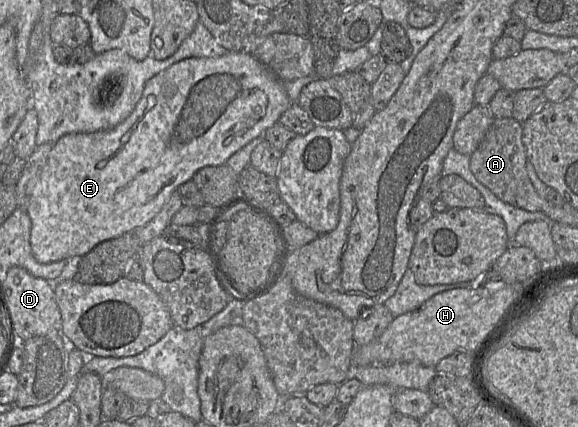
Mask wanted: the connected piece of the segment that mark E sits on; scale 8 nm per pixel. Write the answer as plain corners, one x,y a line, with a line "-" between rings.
228,52
219,57
187,58
159,72
146,82
141,99
130,116
121,124
101,132
70,133
53,144
47,163
25,207
32,224
30,244
34,258
40,263
47,264
67,260
74,256
85,256
101,242
117,238
130,231
138,231
161,211
180,185
192,180
194,174
204,167
226,164
234,153
263,134
268,128
279,123
280,116
291,103
296,102
291,102
289,99
283,82
248,52

